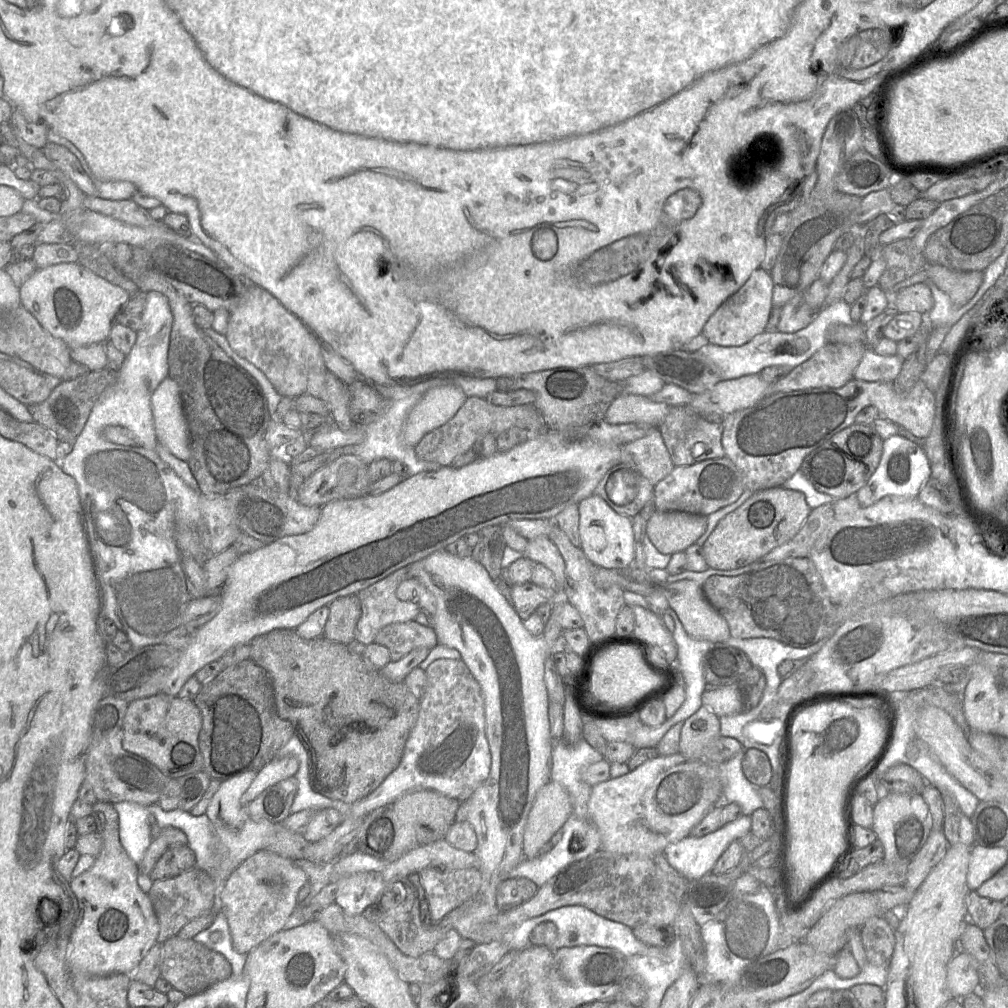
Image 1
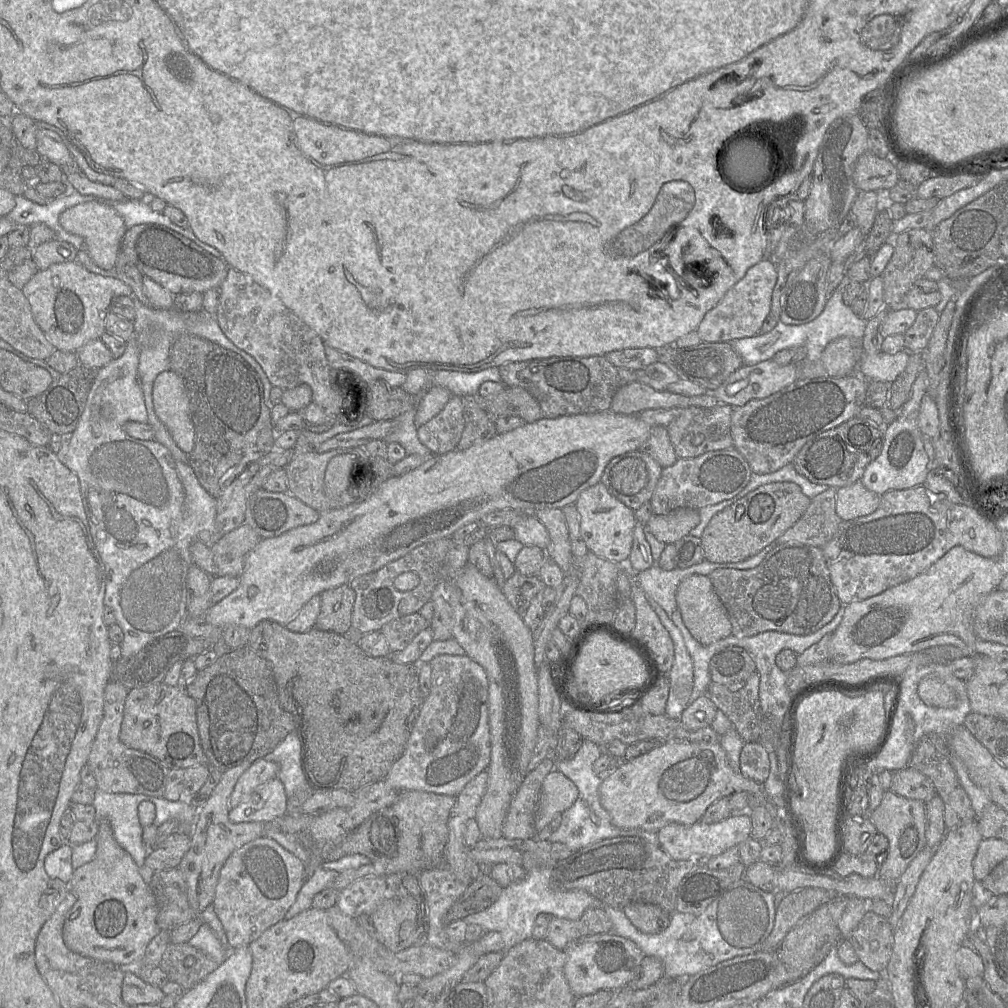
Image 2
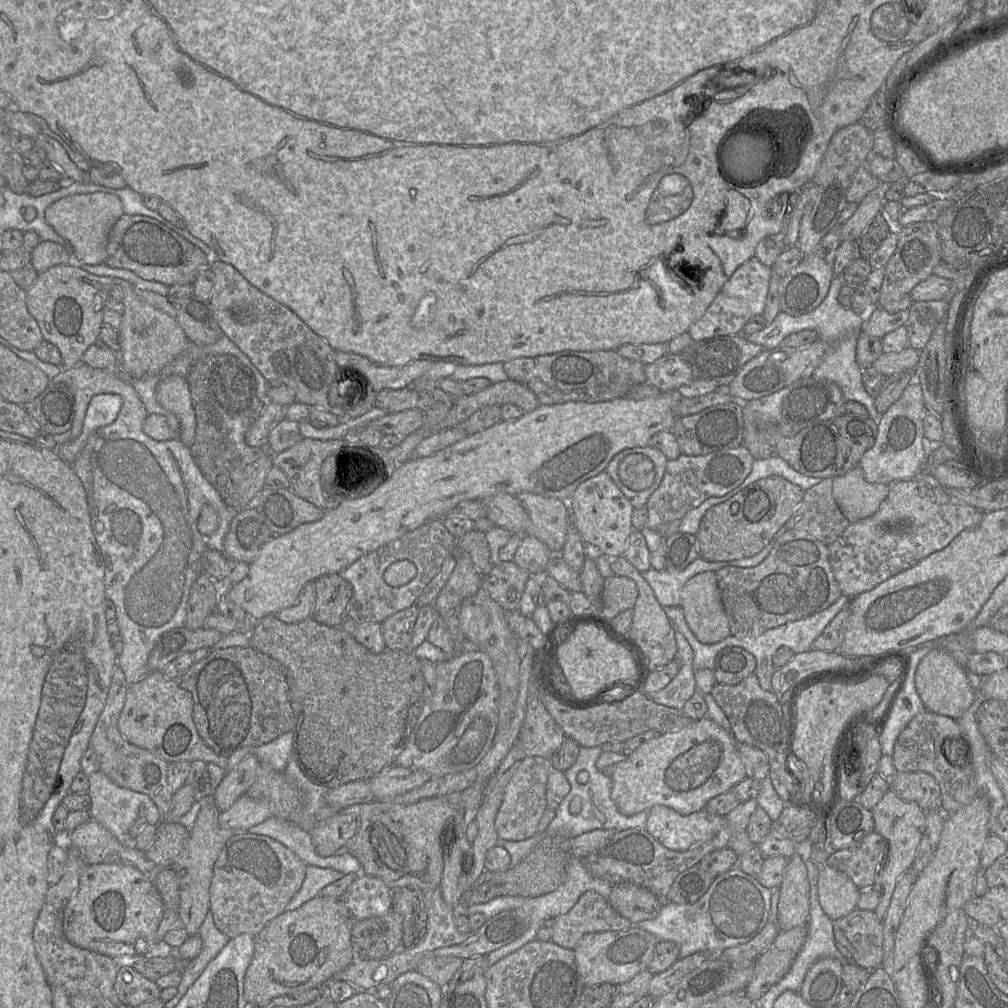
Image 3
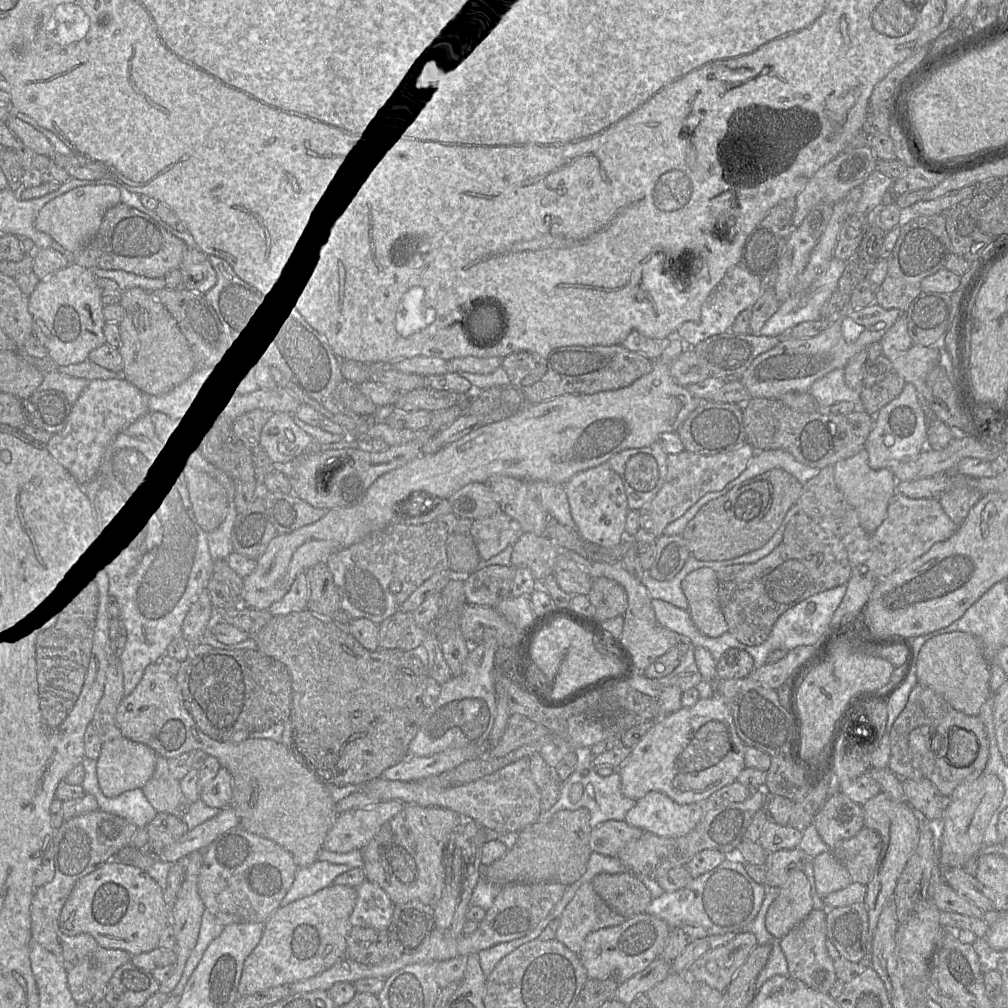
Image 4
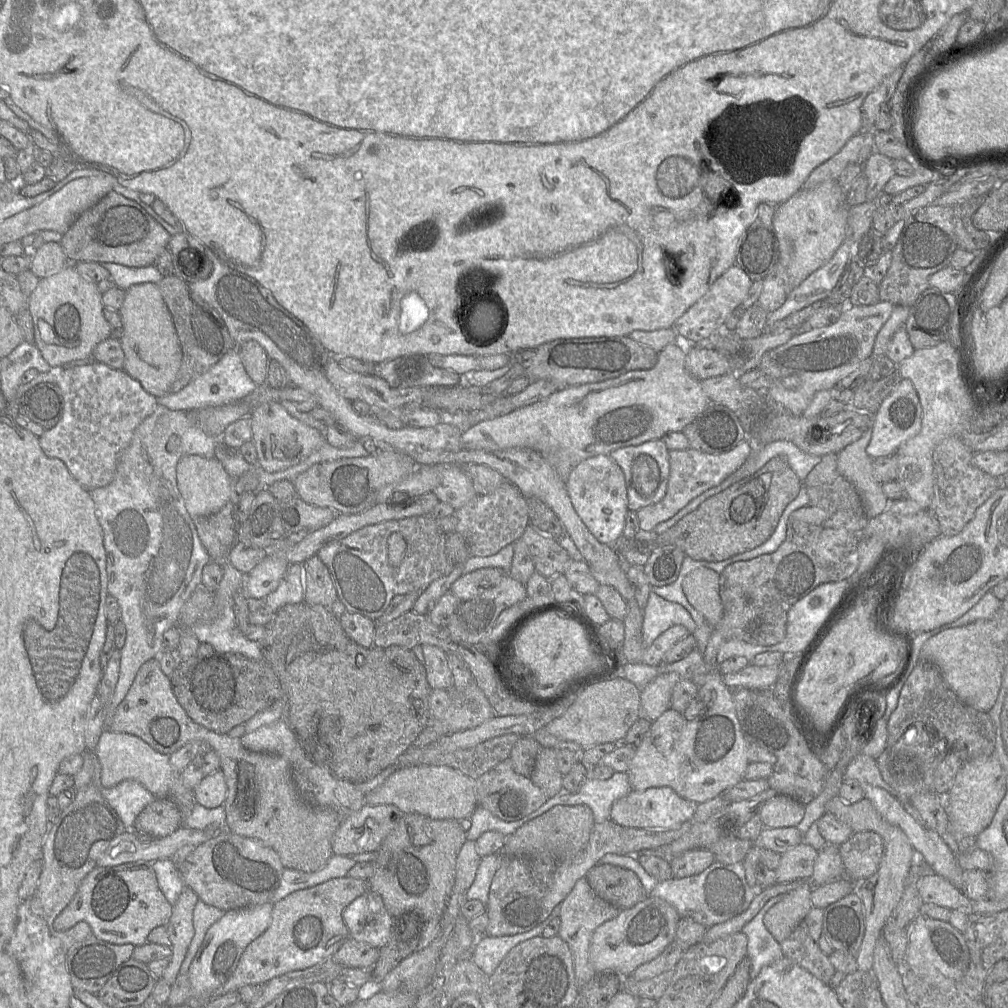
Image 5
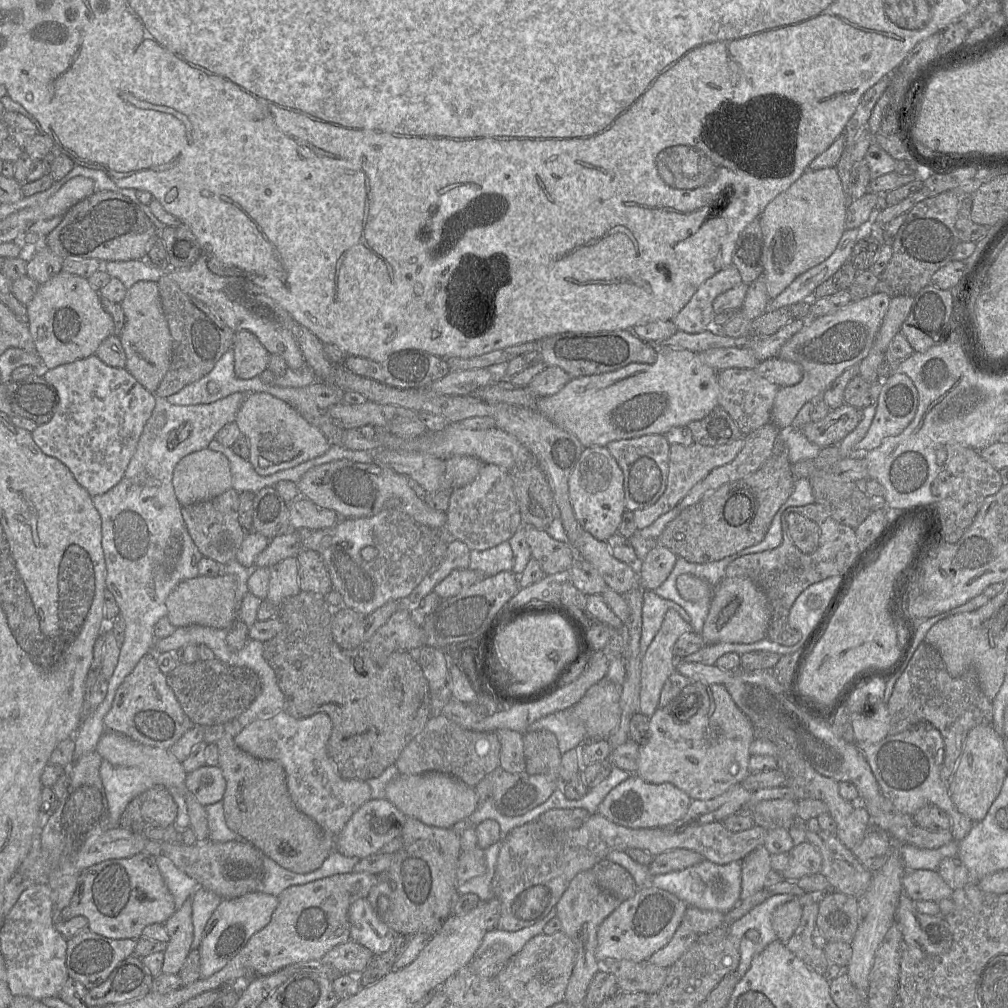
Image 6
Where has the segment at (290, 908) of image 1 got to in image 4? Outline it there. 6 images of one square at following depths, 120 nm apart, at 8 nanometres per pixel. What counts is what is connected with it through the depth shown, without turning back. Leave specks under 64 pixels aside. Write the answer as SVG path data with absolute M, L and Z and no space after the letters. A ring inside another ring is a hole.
M241 826L219 836L203 851L203 864L198 877L198 892L206 909L223 926L241 923L263 923L280 908L280 902L291 888L298 870L292 855L277 843L251 833Z

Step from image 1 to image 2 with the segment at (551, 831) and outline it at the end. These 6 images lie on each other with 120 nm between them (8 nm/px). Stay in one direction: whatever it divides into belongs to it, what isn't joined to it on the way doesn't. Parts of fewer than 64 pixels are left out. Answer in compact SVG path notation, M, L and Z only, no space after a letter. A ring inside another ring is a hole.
M553 769L544 779L534 826L536 833L546 827L552 819L570 808L578 798L578 788L557 769Z

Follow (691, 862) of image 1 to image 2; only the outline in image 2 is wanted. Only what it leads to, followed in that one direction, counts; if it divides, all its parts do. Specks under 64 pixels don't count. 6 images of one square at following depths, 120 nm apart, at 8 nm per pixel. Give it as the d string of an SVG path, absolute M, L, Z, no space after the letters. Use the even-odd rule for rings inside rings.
M730 815L712 824L700 820L692 825L670 823L657 831L657 837L660 847L674 860L709 859L747 840L751 836L751 829L748 815Z

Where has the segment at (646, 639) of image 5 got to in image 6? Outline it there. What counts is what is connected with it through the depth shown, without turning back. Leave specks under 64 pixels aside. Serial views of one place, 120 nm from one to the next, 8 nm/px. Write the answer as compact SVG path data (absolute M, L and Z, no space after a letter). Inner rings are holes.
M655 590L644 591L640 637L641 659L658 633L668 609L675 609L685 621L691 622L688 612L676 602L660 597Z

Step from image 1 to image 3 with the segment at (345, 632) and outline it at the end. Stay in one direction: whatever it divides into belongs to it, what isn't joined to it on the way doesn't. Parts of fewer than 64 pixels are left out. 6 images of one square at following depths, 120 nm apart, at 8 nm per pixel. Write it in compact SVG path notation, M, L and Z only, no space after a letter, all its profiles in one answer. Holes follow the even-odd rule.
M339 574L323 575L313 582L315 605L311 617L318 623L339 627L347 616L352 585Z

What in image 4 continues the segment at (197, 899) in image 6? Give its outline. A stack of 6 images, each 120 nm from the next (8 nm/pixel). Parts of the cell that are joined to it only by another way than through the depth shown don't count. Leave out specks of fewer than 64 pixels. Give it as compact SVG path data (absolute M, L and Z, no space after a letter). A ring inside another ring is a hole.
M207 909L204 910L199 934L195 947L191 951L185 963L181 978L171 994L181 996L184 991L185 985L191 977L192 973L198 966L204 952L209 944L216 939L223 931L223 926L219 920L213 916Z

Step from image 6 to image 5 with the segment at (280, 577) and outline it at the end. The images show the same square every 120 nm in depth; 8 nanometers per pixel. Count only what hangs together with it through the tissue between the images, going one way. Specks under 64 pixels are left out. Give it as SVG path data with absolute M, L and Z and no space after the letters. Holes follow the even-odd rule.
M292 563L280 581L276 590L265 598L265 607L276 613L287 604L296 604L304 601L304 580L302 564Z

